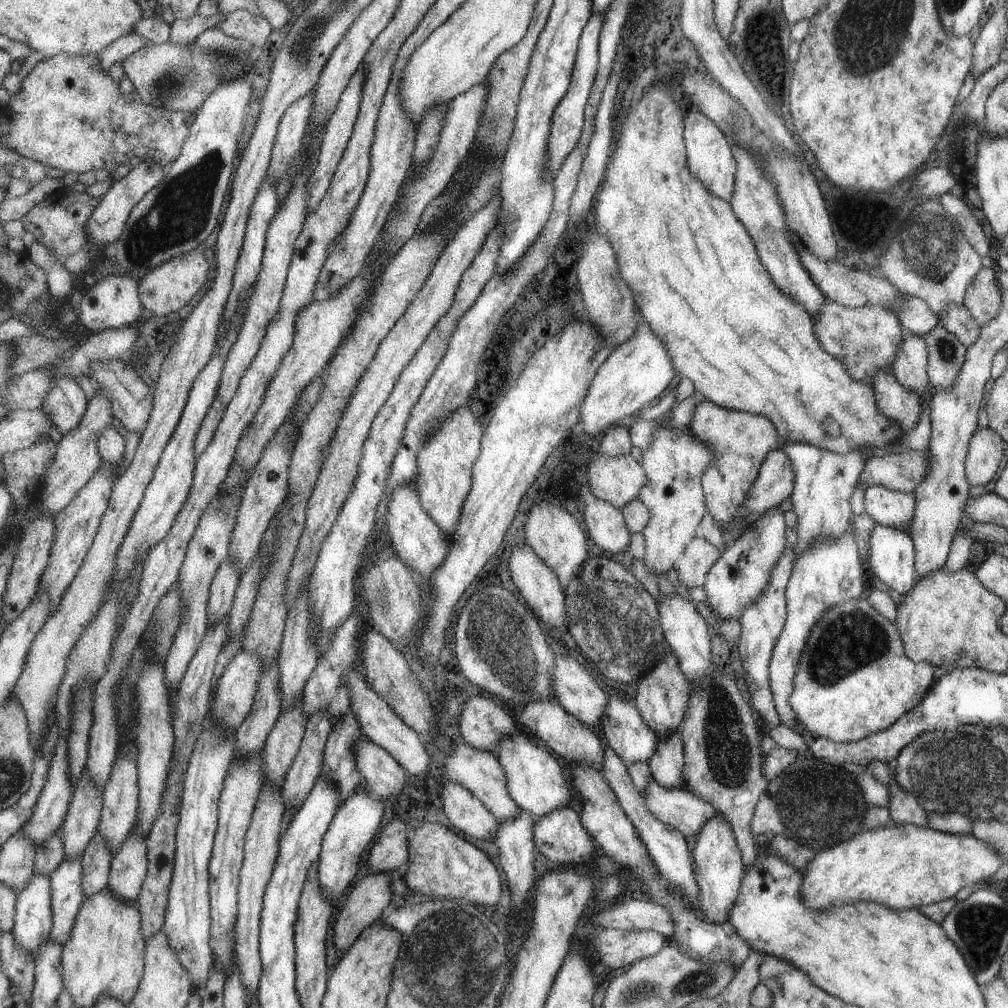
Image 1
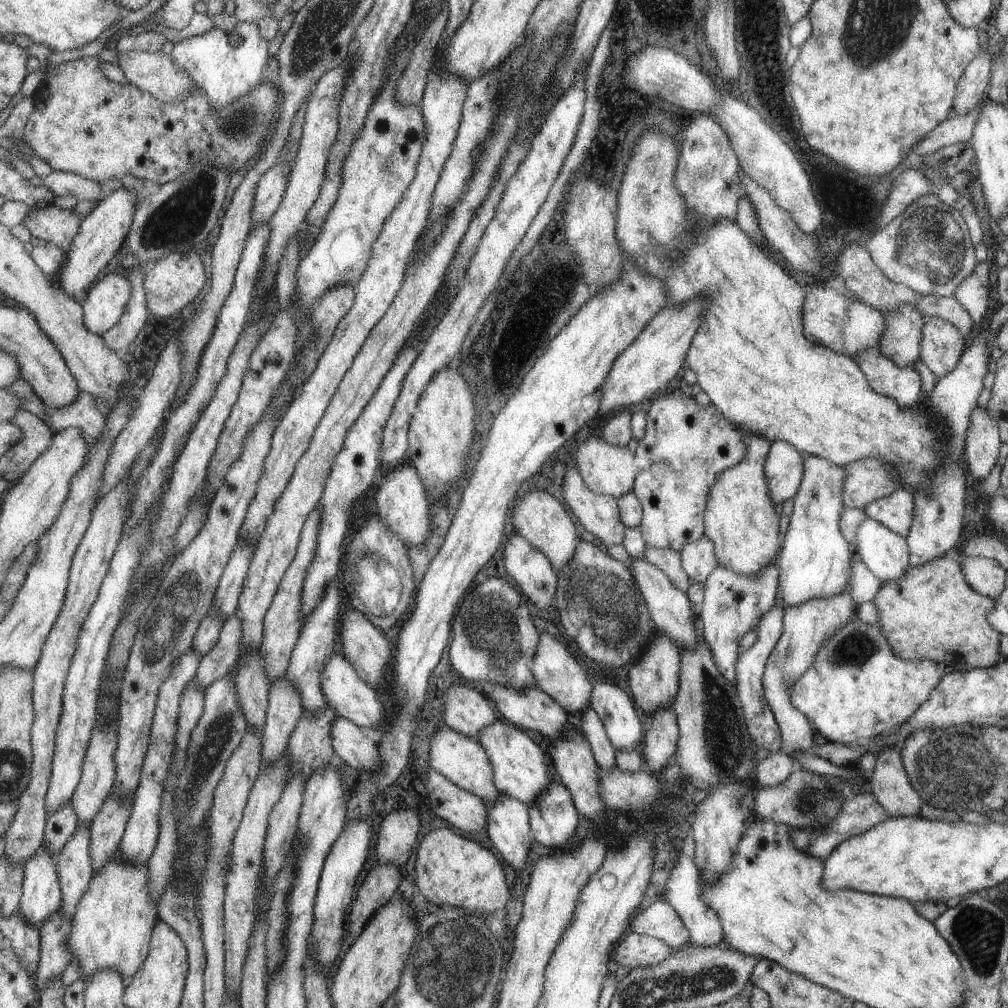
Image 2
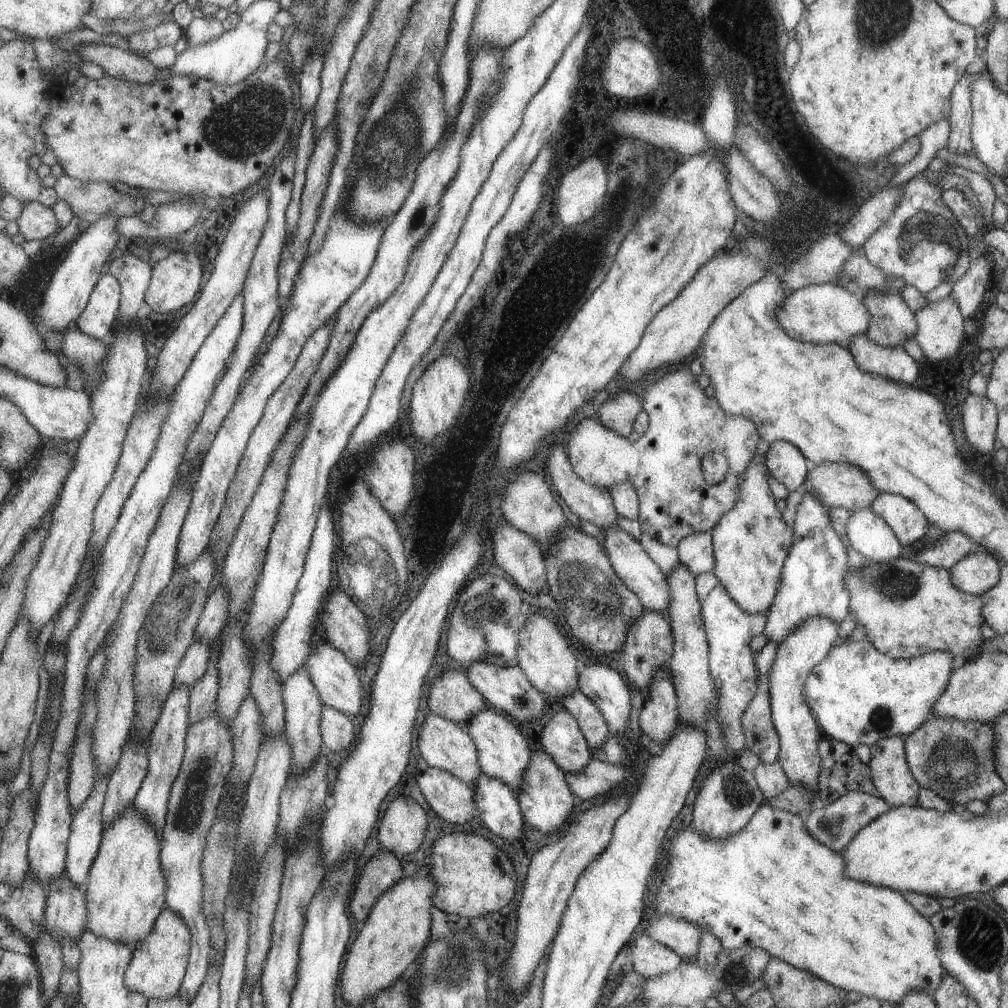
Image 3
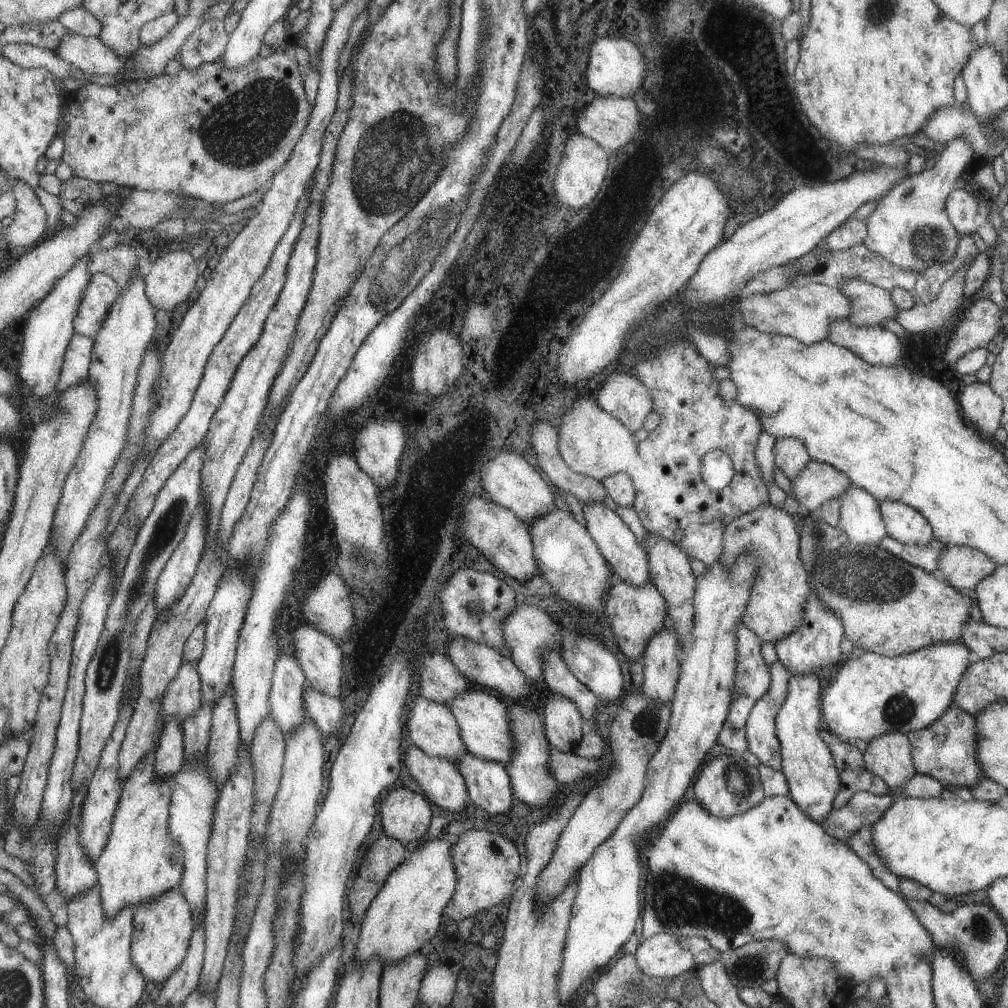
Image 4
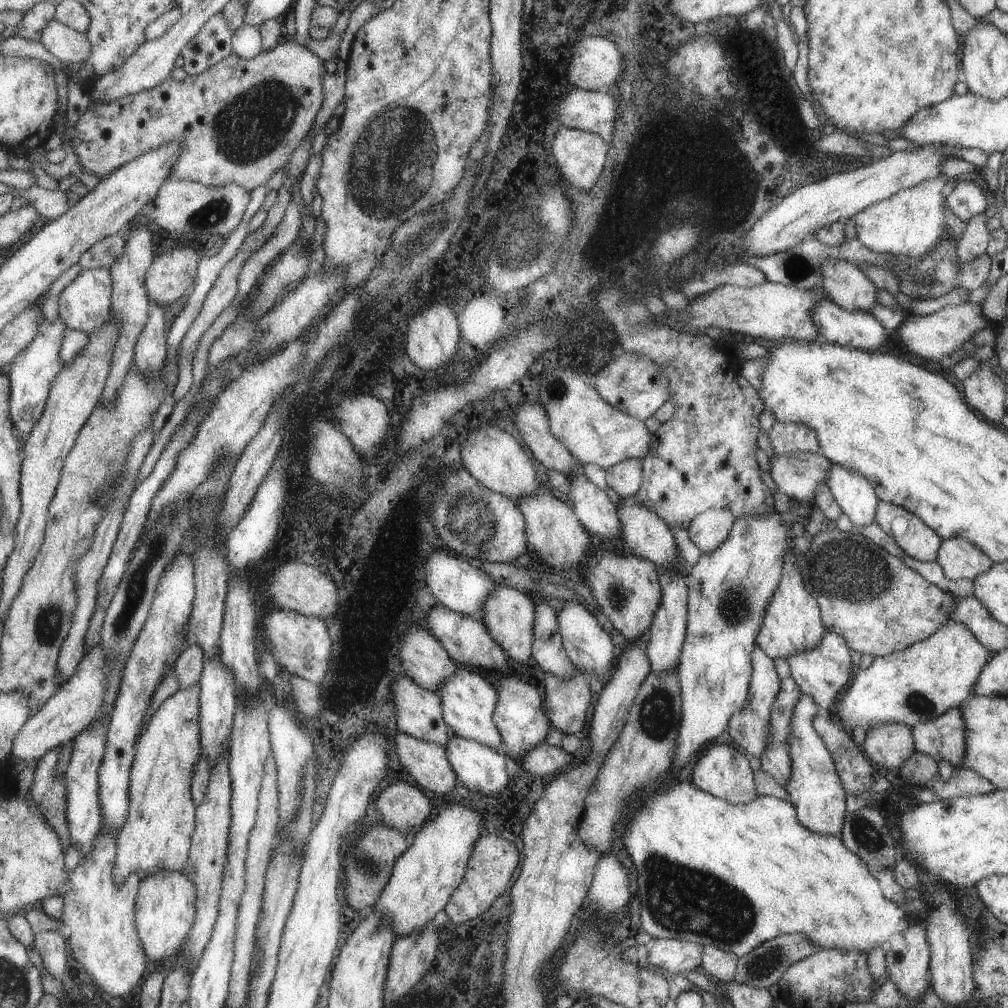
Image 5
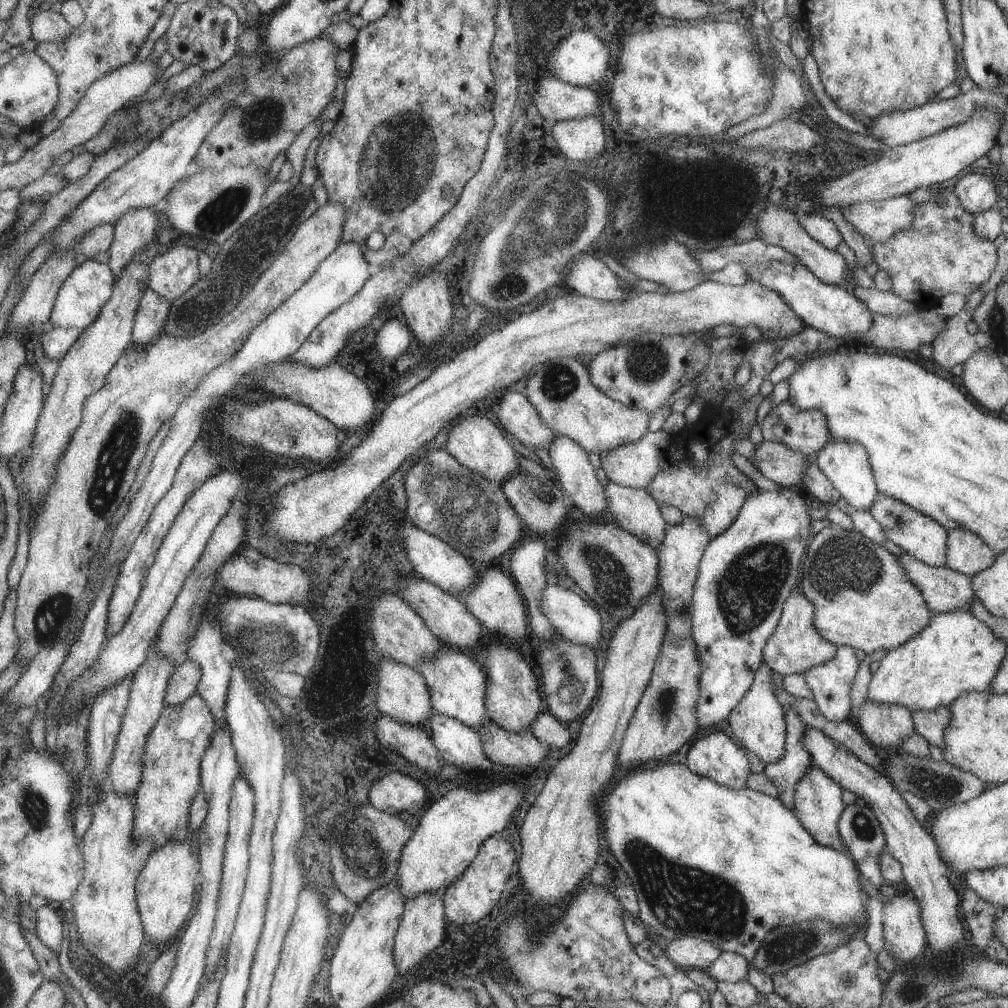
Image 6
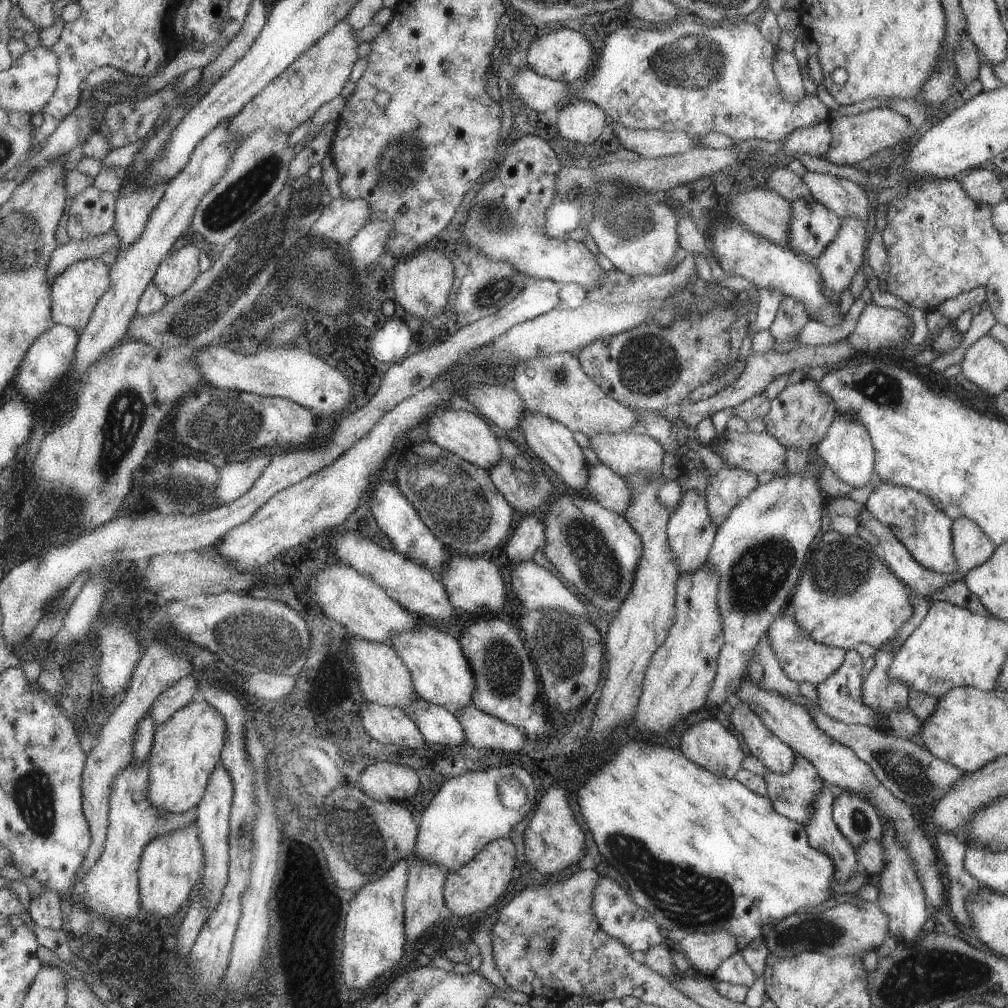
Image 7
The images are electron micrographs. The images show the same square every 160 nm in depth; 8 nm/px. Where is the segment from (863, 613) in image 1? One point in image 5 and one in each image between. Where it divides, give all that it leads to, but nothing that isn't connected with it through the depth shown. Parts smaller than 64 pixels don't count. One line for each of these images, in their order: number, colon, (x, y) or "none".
2: (856, 689)
3: (859, 695)
4: (868, 696)
5: (919, 683)

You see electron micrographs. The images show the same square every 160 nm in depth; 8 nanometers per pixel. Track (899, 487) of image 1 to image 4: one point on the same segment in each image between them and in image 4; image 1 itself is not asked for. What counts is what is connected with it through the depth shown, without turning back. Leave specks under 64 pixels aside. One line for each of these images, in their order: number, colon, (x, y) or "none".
2: (866, 480)
3: (843, 485)
4: (818, 481)

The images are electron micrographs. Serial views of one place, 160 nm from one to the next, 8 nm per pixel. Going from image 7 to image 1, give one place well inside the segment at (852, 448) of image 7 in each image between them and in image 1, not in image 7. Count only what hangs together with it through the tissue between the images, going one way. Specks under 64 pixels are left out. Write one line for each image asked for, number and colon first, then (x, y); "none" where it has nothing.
1: (890, 556)
2: (885, 553)
3: (867, 533)
4: (860, 519)
5: (856, 498)
6: (844, 463)

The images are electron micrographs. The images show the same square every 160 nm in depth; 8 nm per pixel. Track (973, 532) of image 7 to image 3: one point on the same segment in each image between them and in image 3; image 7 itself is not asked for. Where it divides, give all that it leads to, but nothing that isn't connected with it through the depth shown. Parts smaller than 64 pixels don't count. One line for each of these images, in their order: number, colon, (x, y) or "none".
3: (977, 572)
4: (961, 566)
5: (957, 558)
6: (967, 554)

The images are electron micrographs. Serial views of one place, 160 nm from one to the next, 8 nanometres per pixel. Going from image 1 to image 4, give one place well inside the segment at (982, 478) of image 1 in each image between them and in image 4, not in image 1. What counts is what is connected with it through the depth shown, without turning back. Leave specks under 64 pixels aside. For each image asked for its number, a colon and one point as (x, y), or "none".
2: (981, 437)
3: (978, 416)
4: (981, 405)

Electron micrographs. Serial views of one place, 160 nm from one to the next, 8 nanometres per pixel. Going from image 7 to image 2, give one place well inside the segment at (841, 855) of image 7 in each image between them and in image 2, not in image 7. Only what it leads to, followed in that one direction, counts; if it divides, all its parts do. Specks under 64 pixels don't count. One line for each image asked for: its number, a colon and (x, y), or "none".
2: (805, 627)
3: (809, 643)
4: (807, 765)
5: (815, 790)
6: (817, 799)

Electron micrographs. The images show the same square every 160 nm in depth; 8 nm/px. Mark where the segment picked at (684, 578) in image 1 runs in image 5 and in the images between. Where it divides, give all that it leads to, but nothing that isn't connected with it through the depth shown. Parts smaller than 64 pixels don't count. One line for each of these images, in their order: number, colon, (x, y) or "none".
2: (697, 559)
3: (694, 551)
4: (703, 542)
5: (706, 530)

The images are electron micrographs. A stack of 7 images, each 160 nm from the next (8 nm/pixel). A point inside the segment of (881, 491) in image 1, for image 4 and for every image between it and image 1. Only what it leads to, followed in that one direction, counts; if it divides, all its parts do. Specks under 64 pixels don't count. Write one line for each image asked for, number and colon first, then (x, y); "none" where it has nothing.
2: (895, 511)
3: (902, 516)
4: (904, 524)

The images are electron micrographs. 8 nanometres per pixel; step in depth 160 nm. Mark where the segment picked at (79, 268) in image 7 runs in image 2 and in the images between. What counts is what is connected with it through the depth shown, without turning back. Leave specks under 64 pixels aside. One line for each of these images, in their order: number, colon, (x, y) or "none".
2: (106, 302)
3: (99, 319)
4: (104, 290)
5: (86, 304)
6: (83, 296)

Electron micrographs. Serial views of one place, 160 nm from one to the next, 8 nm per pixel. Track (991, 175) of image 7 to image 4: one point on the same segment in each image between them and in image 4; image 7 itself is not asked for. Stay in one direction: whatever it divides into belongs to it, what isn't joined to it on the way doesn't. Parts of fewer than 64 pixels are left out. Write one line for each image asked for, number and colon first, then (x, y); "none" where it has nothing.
4: (960, 206)
5: (965, 199)
6: (976, 192)

